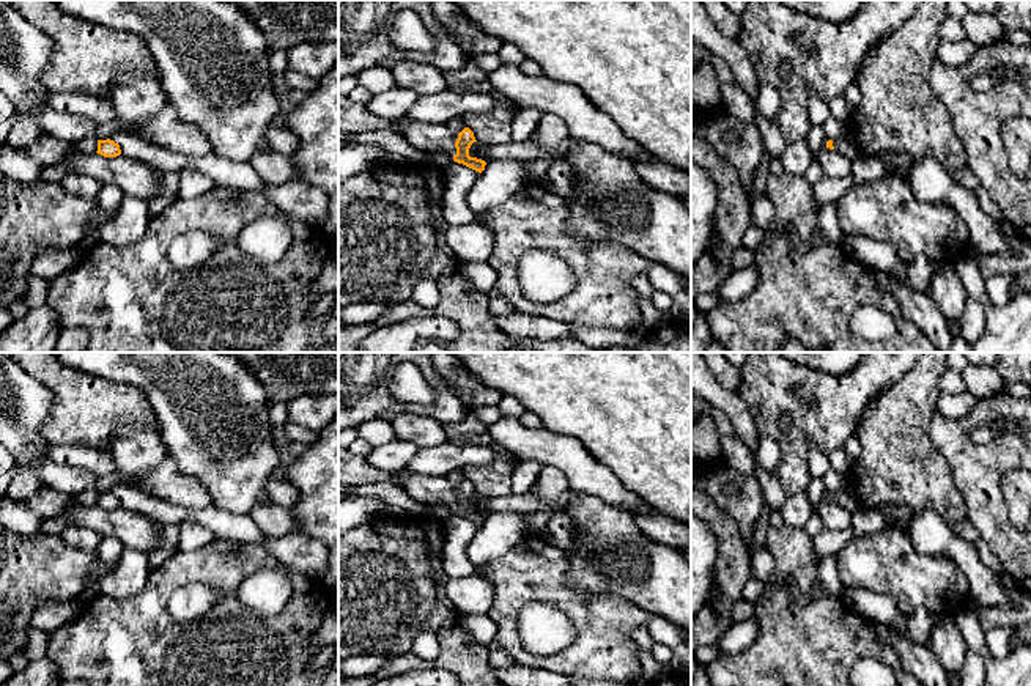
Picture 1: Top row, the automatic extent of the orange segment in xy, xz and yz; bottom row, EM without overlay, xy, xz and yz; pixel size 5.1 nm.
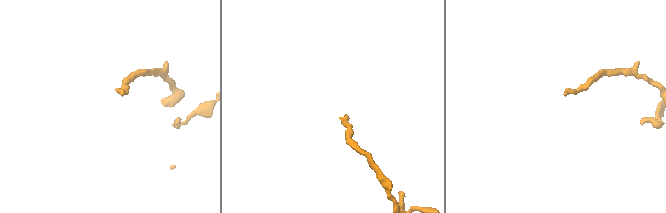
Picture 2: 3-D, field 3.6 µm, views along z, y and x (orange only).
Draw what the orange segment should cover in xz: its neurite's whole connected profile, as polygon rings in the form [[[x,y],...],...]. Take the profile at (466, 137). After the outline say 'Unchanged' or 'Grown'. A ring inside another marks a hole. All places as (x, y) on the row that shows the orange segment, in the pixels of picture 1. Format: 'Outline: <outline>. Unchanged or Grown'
Outline: [[[464,127],[455,142],[456,154],[453,156],[453,160],[482,173],[486,162],[469,156],[469,148],[474,142],[477,142],[474,132],[469,127]]]. Unchanged

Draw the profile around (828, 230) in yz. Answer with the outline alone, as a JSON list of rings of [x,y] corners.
[[[836,203],[823,205],[819,211],[819,227],[812,236],[811,244],[819,245],[828,242],[833,245],[842,245],[844,233],[837,223],[837,206]]]

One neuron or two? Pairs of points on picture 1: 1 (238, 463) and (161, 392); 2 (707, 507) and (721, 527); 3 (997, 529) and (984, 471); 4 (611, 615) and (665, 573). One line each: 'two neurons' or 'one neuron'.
1: one neuron
2: one neuron
3: one neuron
4: two neurons

